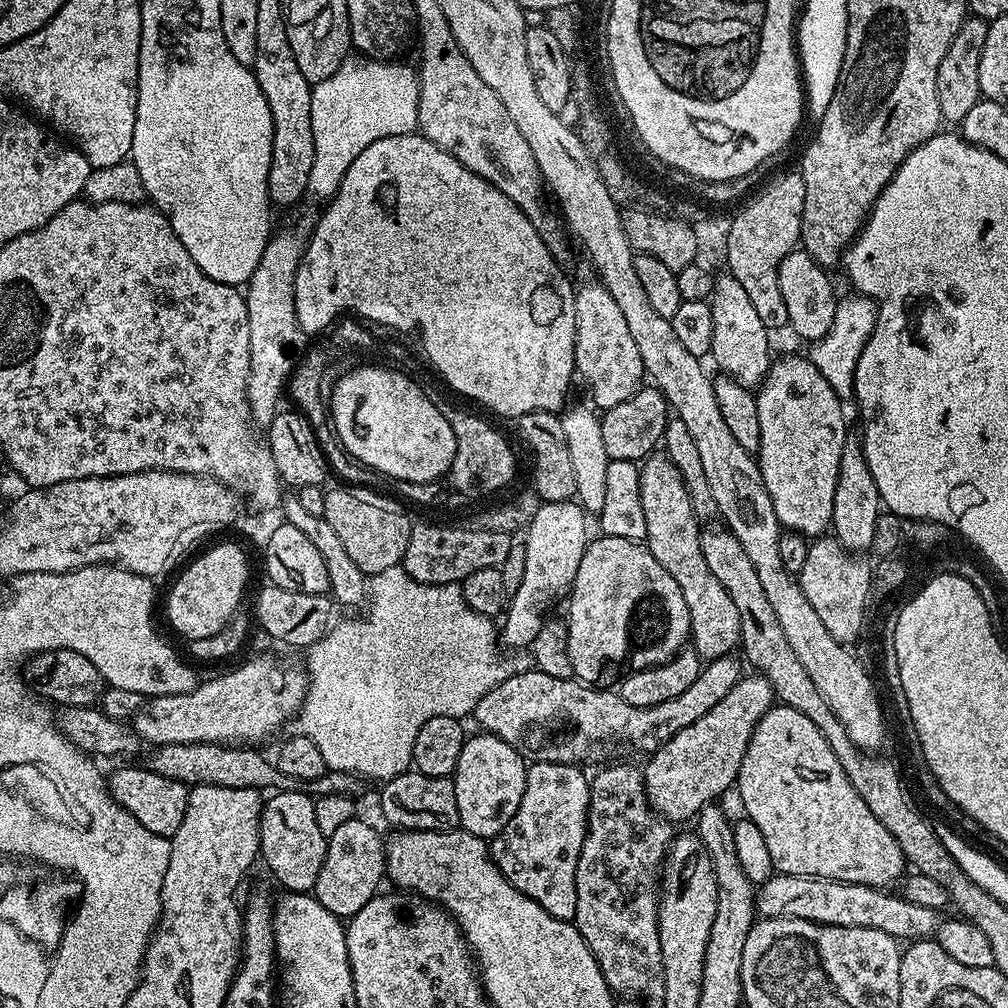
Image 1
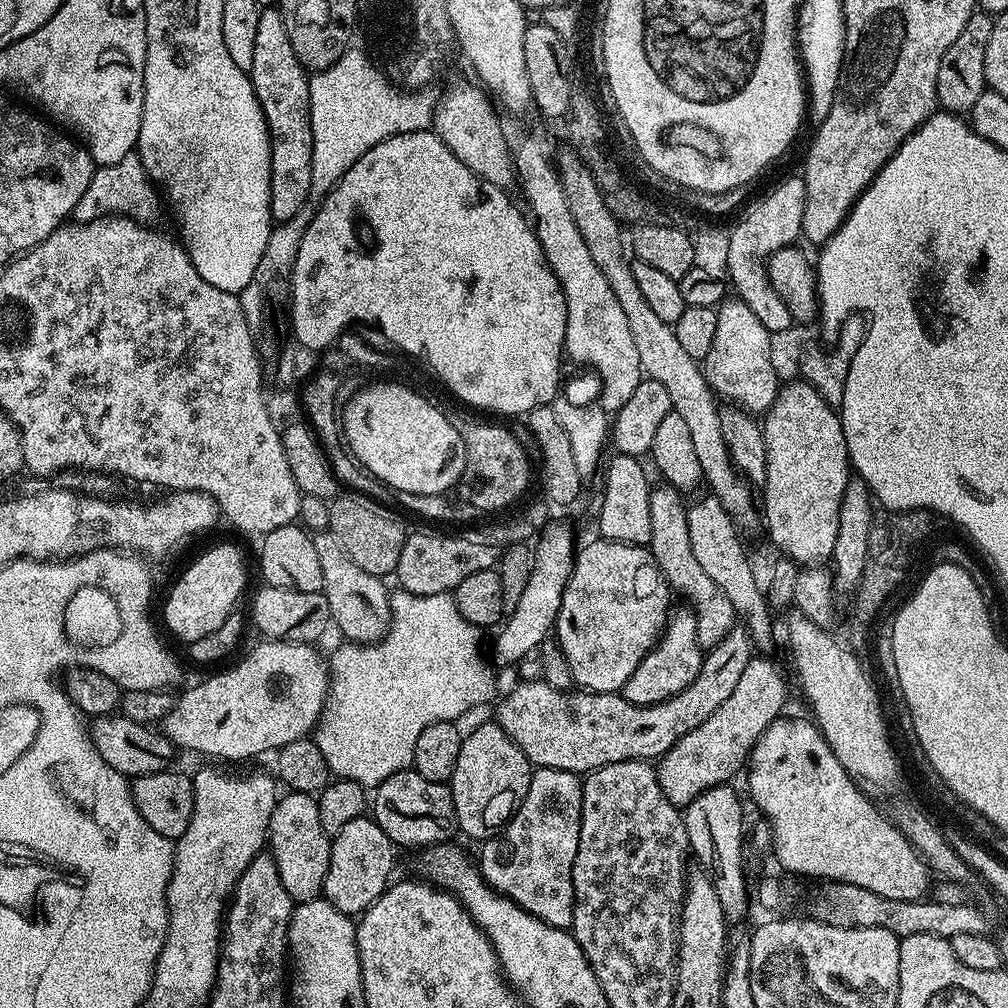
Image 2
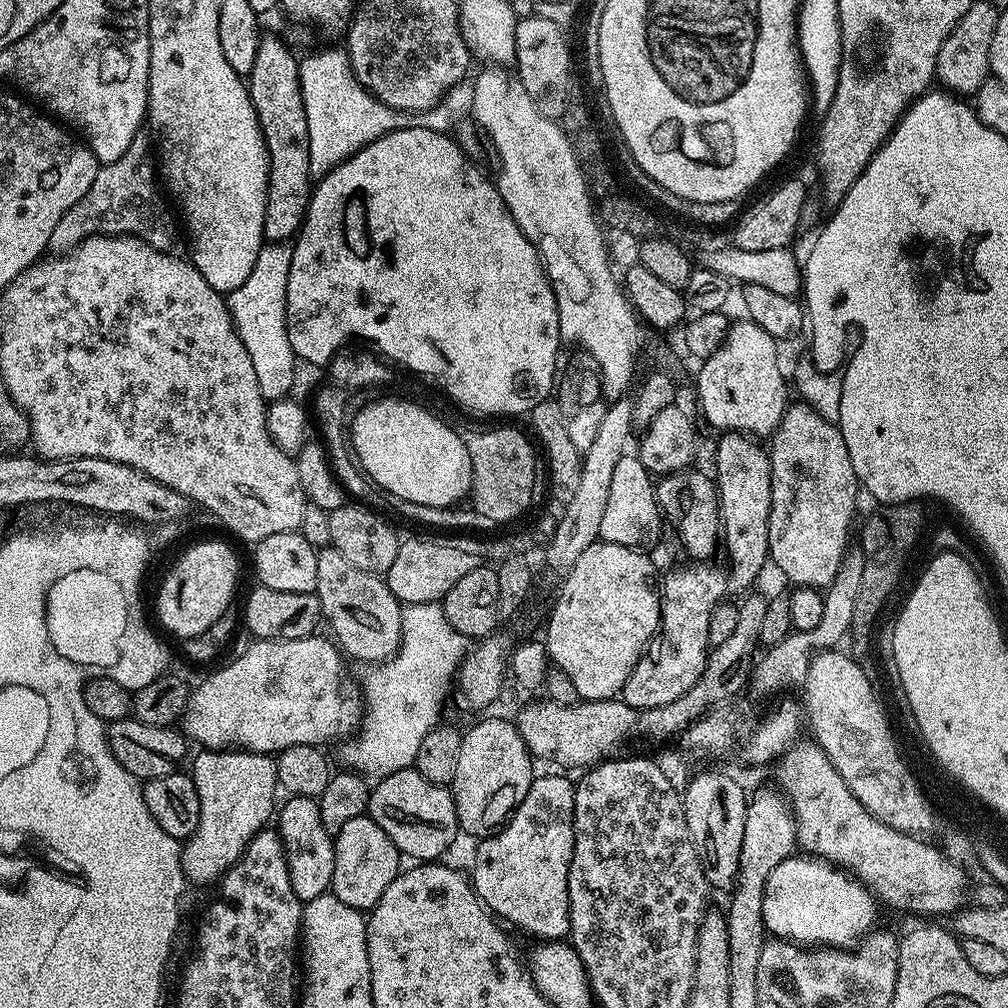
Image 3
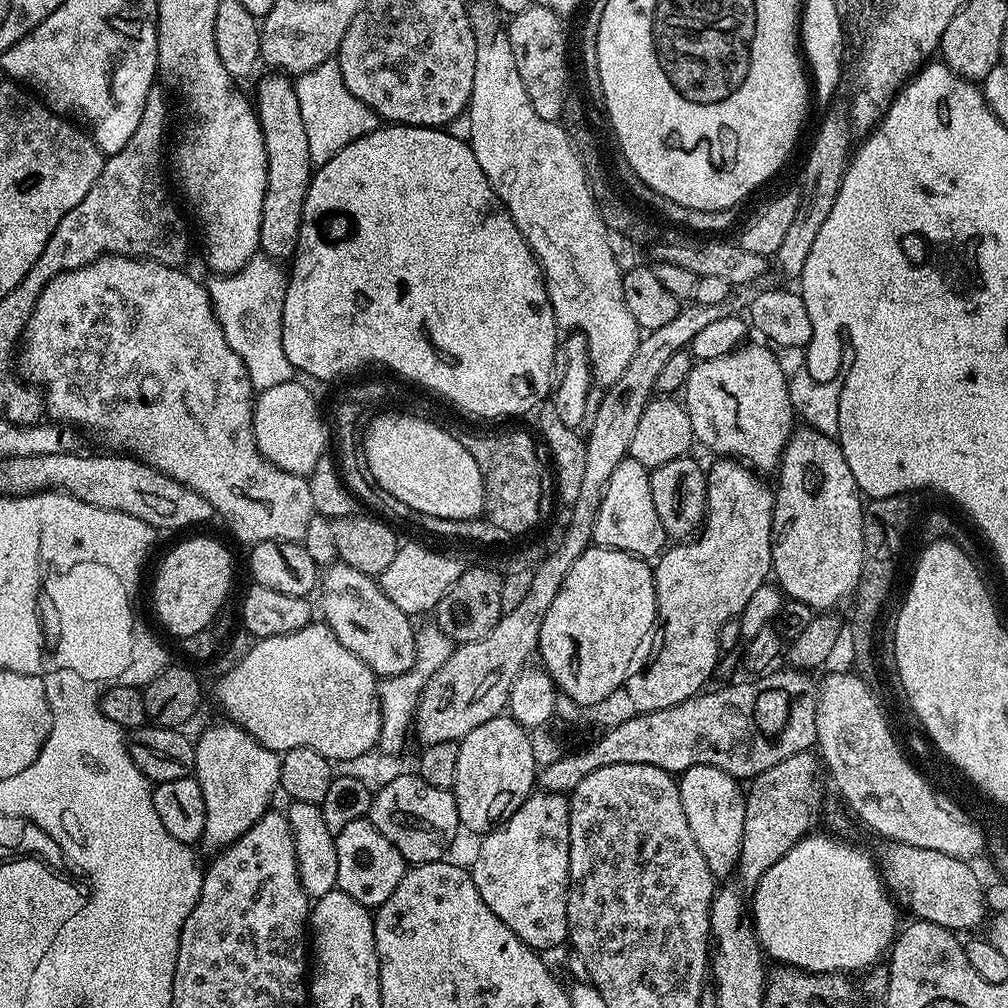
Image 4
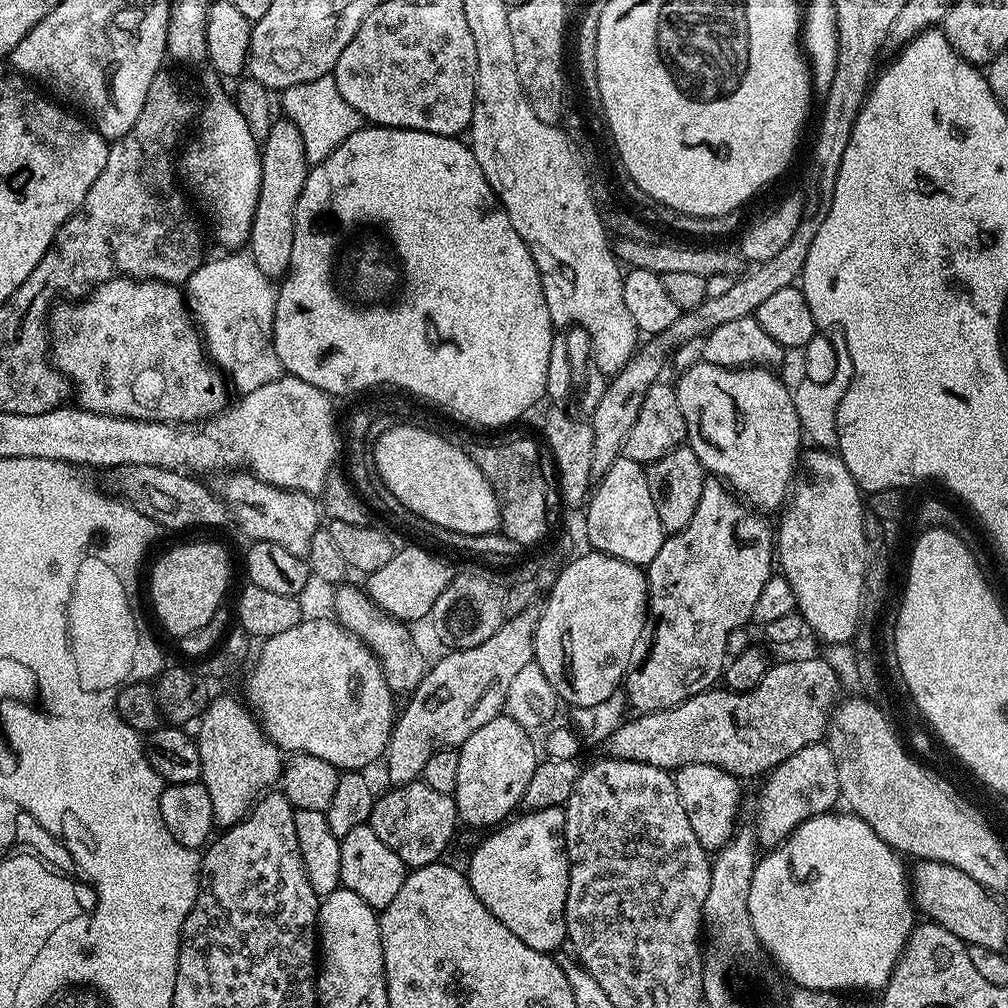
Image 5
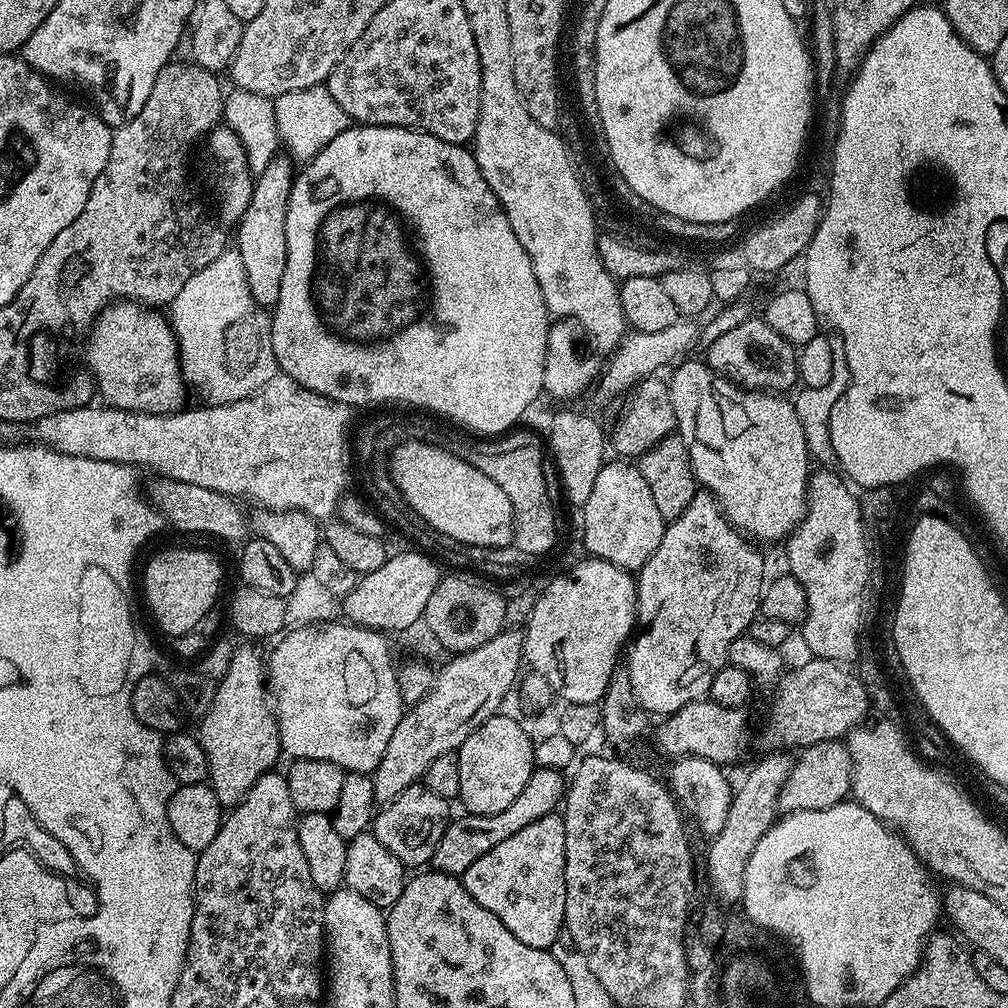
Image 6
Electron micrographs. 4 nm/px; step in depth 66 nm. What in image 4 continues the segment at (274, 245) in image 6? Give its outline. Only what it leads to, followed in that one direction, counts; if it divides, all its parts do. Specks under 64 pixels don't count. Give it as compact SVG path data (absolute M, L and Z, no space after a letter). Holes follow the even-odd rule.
M268 74L256 84L254 107L260 120L262 138L266 146L266 198L262 202L260 252L277 262L291 261L296 255L298 234L302 226L302 210L314 165L310 156L310 142L302 123L302 109L298 106L295 83L284 74Z

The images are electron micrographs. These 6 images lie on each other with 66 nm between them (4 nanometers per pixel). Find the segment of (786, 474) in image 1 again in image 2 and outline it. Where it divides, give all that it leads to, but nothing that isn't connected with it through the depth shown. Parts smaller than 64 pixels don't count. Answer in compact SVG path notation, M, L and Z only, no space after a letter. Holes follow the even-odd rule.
M796 378L793 384L785 383L777 392L774 402L768 411L763 413L762 427L764 429L764 441L766 442L766 480L762 485L762 491L764 491L764 500L762 496L762 524L764 520L765 526L768 527L768 536L780 554L783 554L787 559L796 561L797 565L800 566L819 565L831 557L834 542L838 539L838 514L842 510L842 494L846 494L846 486L850 479L848 447L846 446L846 434L842 430L840 413L833 405L828 404L826 398L822 398L822 394L818 394L818 390L814 390L814 386L809 384L807 380Z

